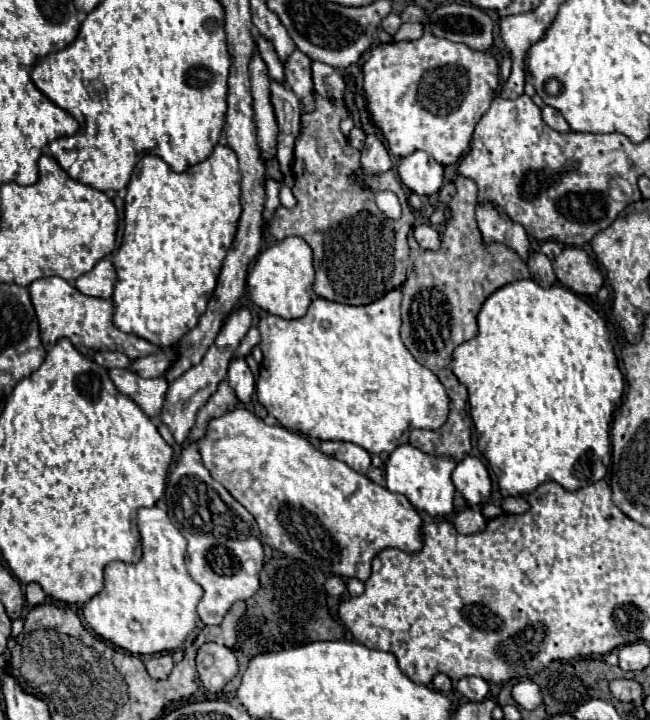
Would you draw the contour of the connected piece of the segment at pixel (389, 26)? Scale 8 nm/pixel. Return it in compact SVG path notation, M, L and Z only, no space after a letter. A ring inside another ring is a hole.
M391 12L391 14L381 22L381 26L383 26L383 30L385 30L387 34L391 34L391 36L393 36L393 34L399 30L399 26L401 26L401 18L399 18L397 14L393 14L393 12Z

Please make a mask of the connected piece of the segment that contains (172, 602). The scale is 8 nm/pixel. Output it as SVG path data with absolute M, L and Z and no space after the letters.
M153 506L139 510L139 534L143 542L143 558L137 564L111 562L105 568L105 586L99 594L95 594L83 608L85 622L105 640L115 646L131 652L131 654L157 654L157 652L173 652L181 648L185 638L197 628L197 602L203 596L203 588L189 576L185 568L185 546L187 540L173 526L167 512Z

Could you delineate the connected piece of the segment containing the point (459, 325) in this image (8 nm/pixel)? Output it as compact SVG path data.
M457 176L455 186L457 192L449 202L451 218L445 224L441 248L437 252L427 250L415 260L413 272L409 274L403 288L401 338L413 358L441 380L451 400L447 422L437 430L413 430L409 444L425 454L449 456L459 462L467 452L471 452L471 418L465 412L467 388L455 378L449 368L451 354L459 344L471 340L477 334L475 318L487 296L507 282L529 278L529 270L513 250L501 244L491 244L487 248L483 246L475 220L477 186L463 176Z

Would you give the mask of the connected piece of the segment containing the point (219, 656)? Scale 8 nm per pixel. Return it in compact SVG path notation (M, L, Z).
M215 642L203 644L197 652L197 672L209 692L221 692L237 674L237 658L227 646Z

